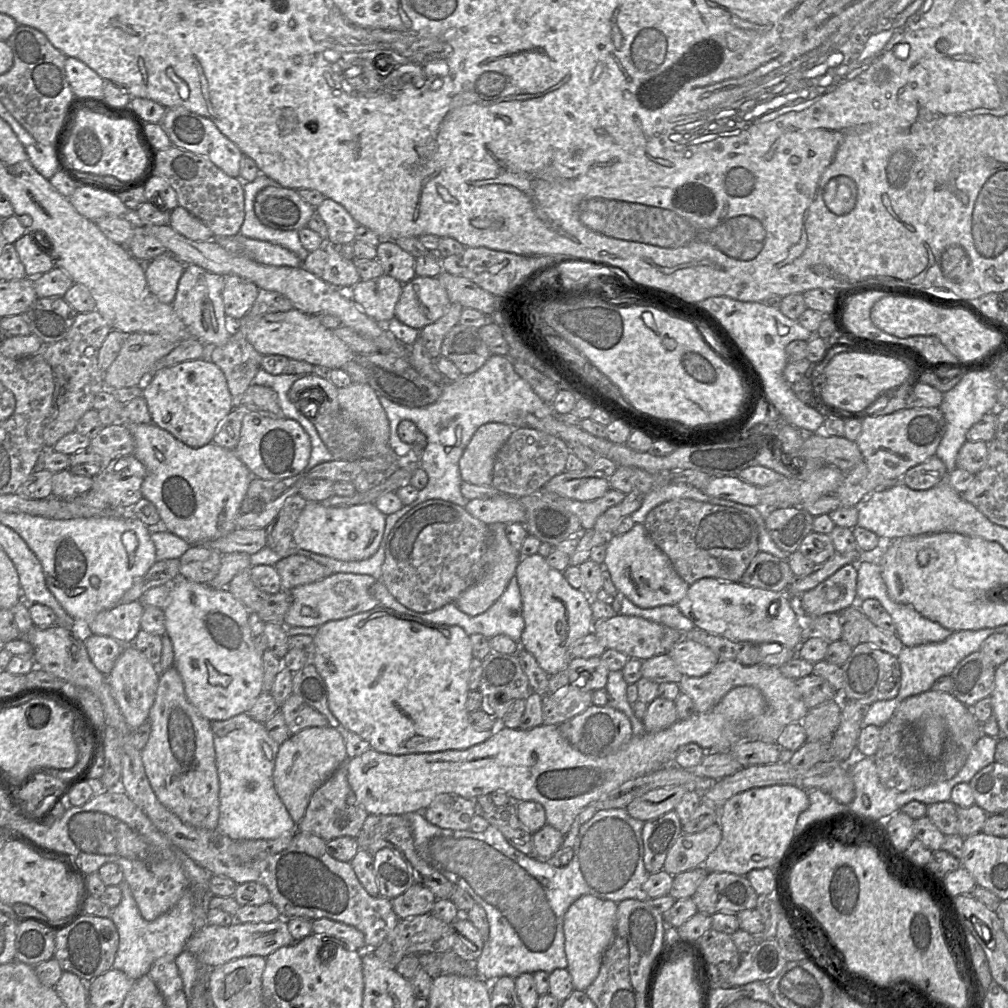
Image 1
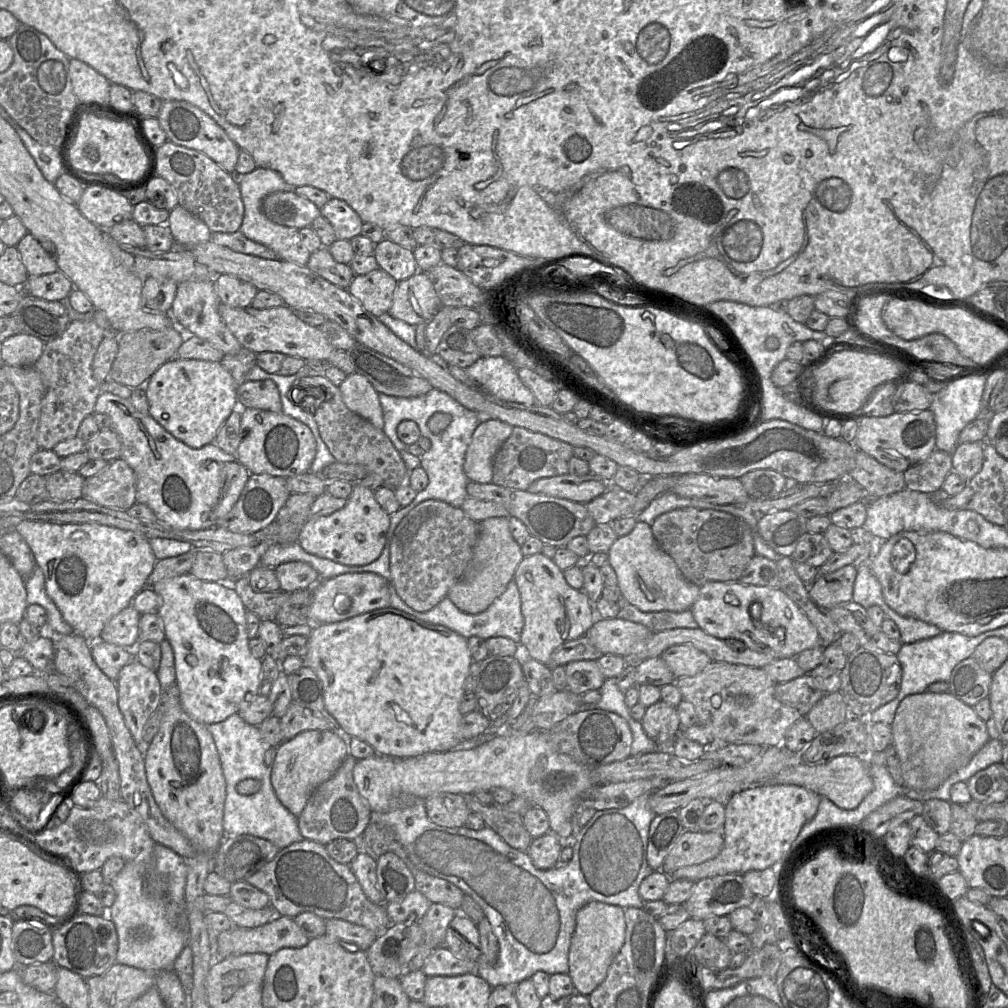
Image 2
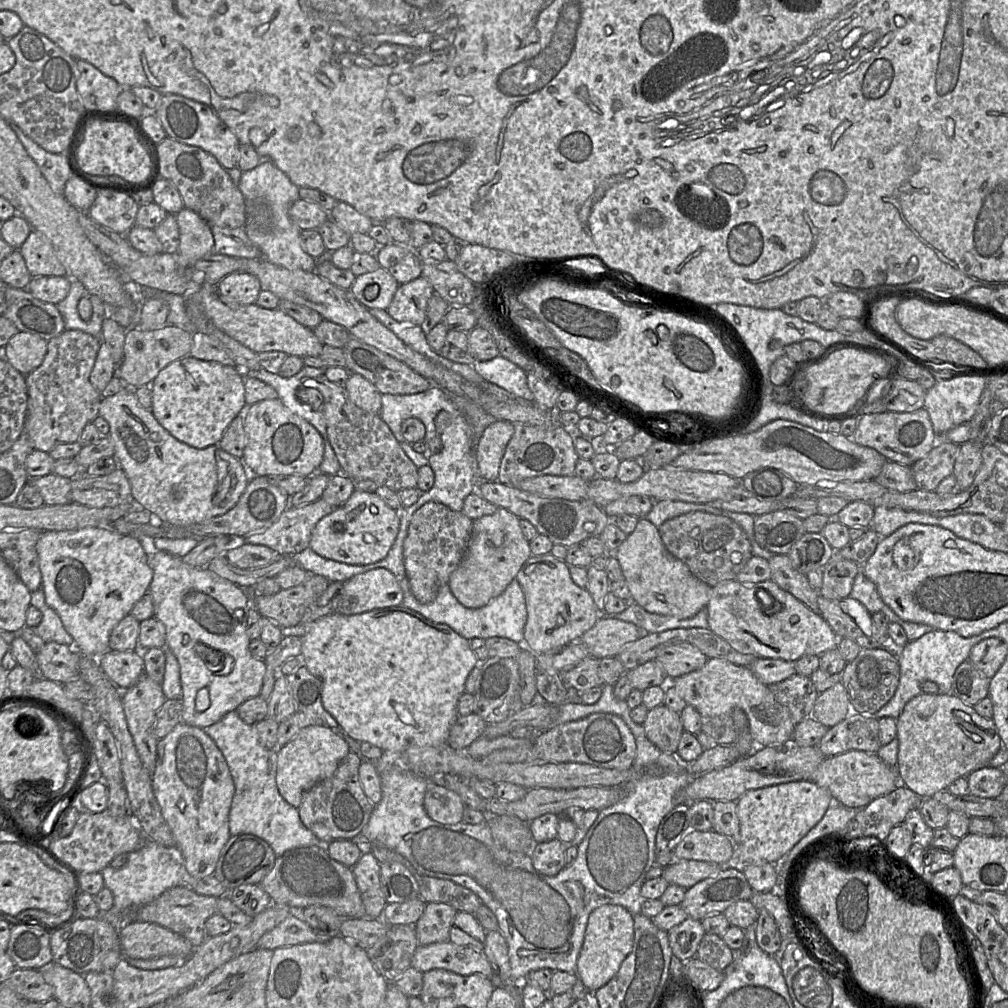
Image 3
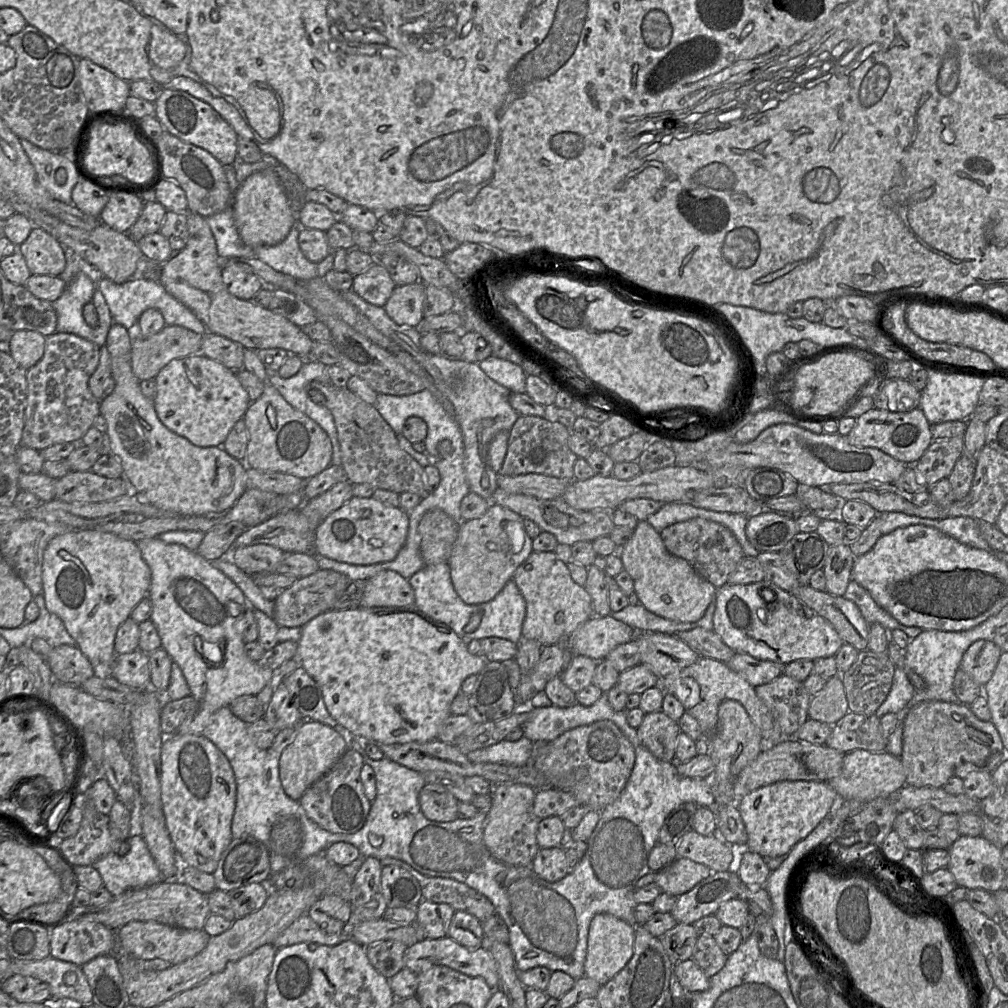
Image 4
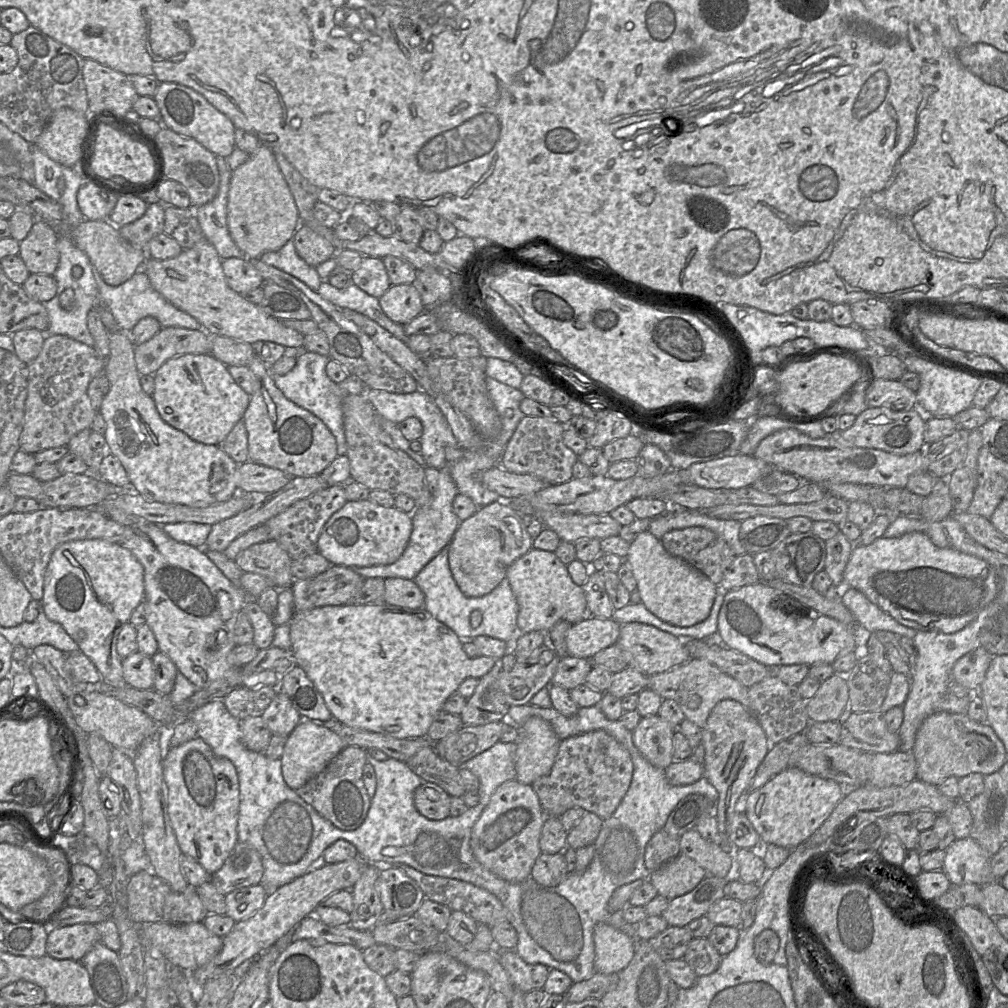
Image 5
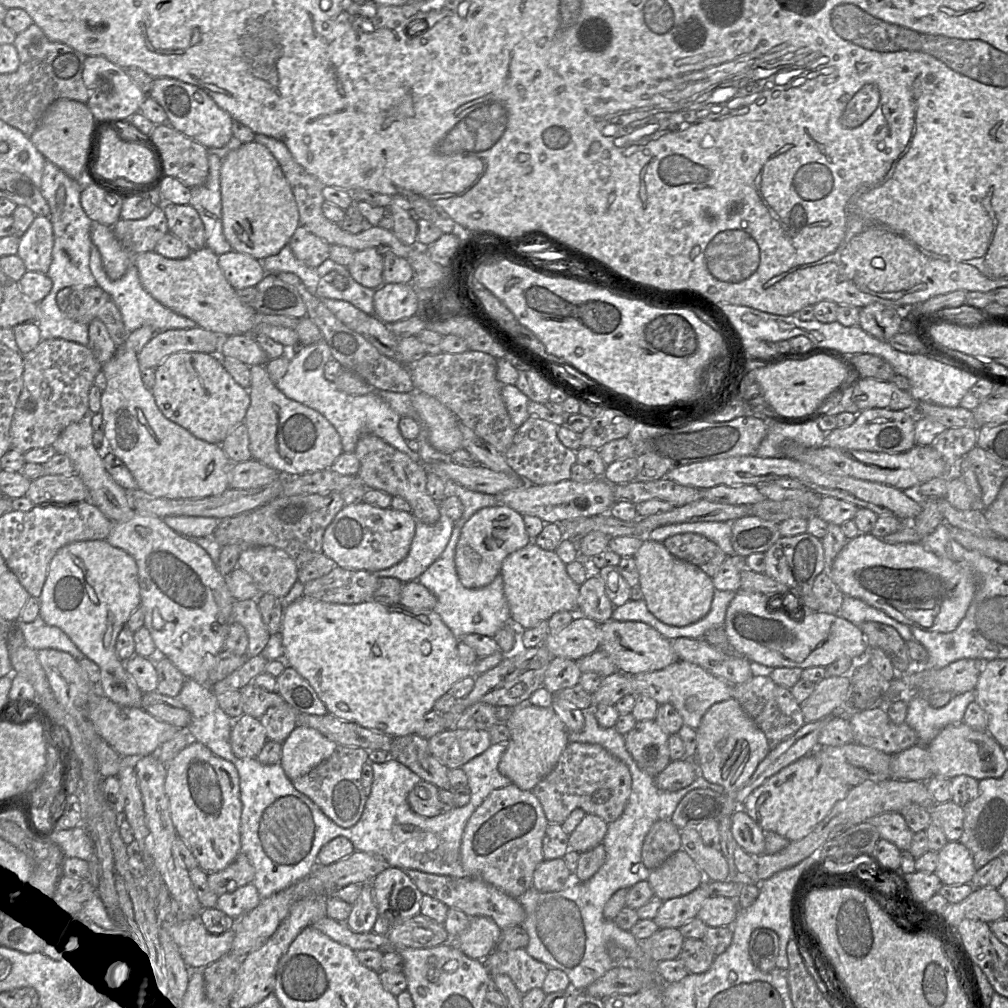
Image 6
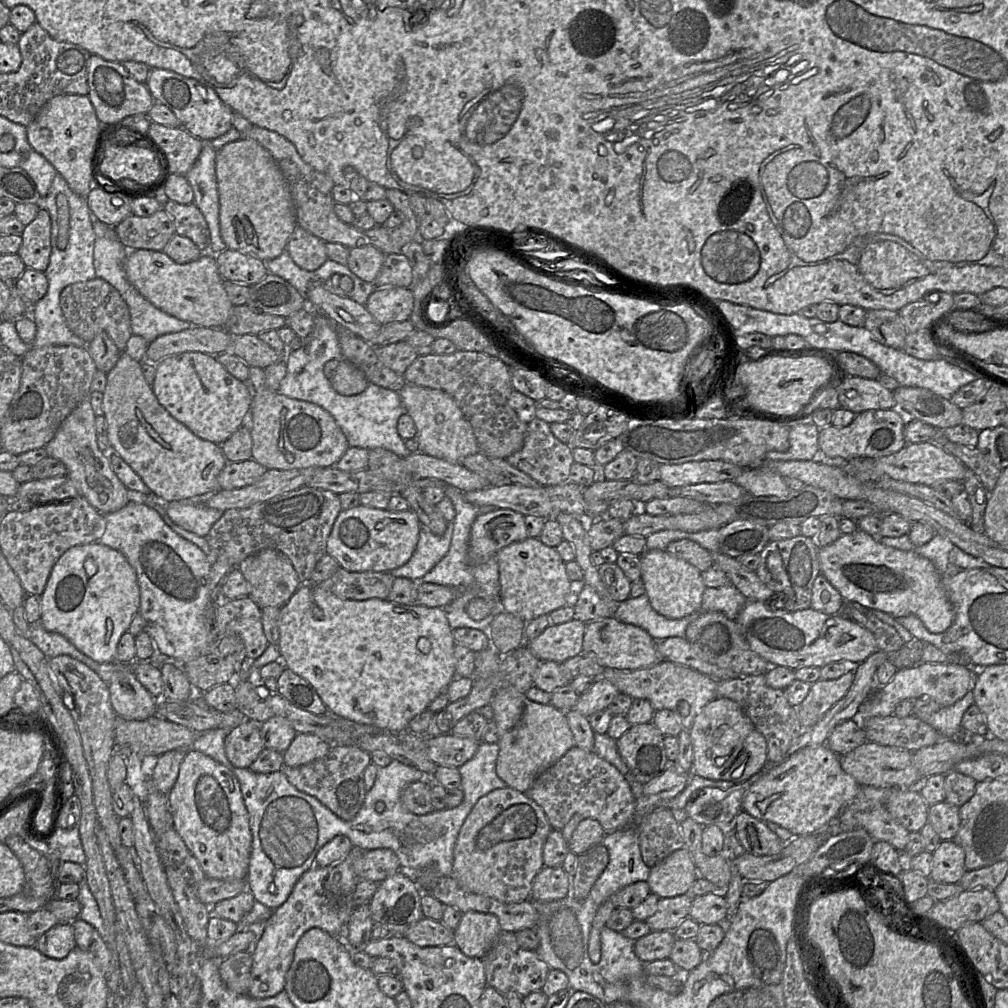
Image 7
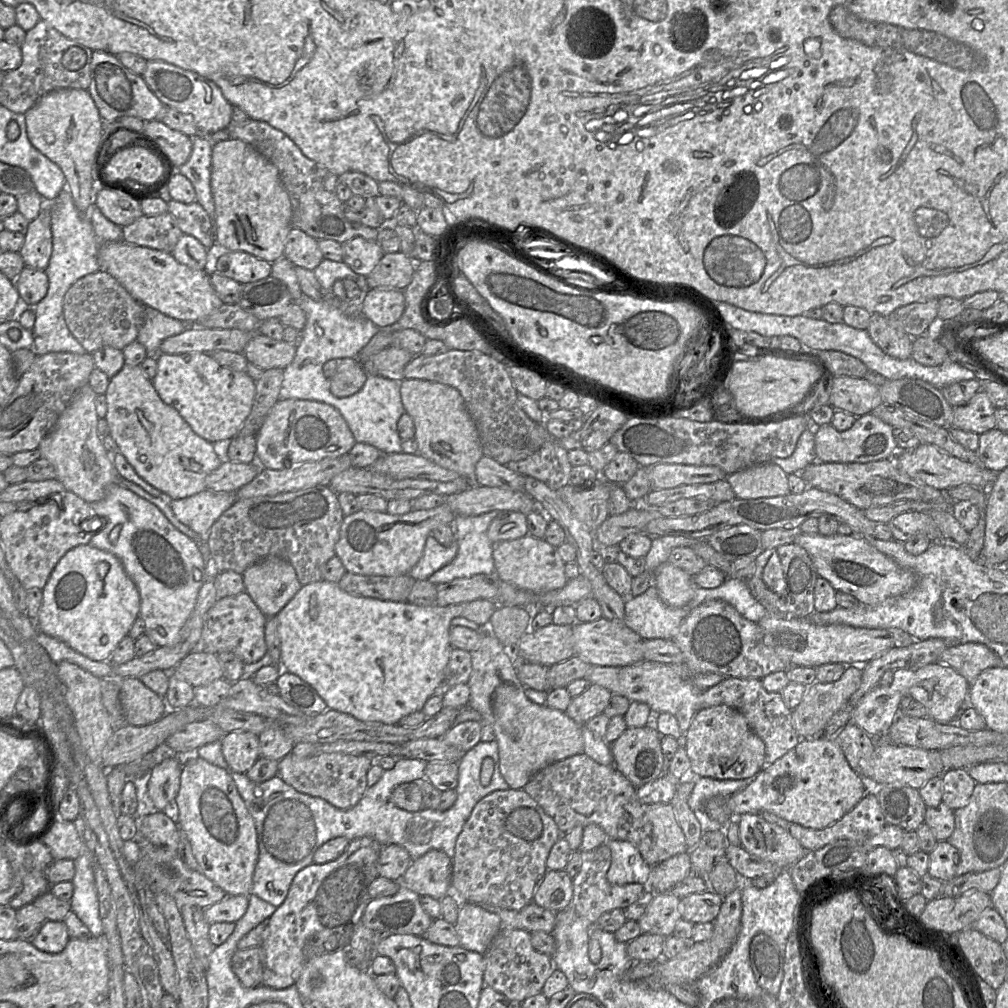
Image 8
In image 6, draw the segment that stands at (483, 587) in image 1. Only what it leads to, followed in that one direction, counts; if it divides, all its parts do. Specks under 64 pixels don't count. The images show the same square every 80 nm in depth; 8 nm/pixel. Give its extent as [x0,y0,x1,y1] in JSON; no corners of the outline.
[455,503,533,588]

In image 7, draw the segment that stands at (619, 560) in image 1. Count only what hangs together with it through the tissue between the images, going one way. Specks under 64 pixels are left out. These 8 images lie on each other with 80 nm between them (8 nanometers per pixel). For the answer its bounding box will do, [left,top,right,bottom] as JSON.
[640,550,706,619]

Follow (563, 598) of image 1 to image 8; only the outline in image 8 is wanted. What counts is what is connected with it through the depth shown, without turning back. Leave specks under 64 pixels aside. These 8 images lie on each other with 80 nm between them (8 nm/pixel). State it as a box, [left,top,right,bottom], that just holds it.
[493,534,568,593]

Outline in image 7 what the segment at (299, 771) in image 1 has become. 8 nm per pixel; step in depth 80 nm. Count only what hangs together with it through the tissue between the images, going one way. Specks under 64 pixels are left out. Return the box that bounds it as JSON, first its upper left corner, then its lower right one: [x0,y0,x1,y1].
[283,733,332,767]

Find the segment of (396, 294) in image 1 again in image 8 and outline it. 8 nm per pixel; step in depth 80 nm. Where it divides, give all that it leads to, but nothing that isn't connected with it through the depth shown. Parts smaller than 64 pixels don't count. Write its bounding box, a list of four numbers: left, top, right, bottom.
[342,237,384,277]

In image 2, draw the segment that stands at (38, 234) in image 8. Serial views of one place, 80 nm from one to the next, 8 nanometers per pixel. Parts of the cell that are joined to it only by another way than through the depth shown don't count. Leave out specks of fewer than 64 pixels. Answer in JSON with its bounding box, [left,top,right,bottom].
[16,233,58,276]

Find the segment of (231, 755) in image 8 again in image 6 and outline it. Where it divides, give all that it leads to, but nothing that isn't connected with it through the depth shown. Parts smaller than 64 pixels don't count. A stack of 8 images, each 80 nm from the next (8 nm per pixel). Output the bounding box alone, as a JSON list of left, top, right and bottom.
[230,714,267,758]

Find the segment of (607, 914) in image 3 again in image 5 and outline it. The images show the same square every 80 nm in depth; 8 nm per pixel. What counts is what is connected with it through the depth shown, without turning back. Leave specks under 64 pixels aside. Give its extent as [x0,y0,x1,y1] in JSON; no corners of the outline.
[593,923,636,973]

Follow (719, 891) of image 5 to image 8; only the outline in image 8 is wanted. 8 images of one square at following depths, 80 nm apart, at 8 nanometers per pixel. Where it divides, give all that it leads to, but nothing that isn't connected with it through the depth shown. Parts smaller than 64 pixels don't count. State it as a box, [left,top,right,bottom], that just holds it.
[637,893,682,935]

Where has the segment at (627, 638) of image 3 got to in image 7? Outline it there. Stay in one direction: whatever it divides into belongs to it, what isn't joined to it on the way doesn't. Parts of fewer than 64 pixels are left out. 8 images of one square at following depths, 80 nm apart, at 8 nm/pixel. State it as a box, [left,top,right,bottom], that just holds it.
[525,618,586,663]

